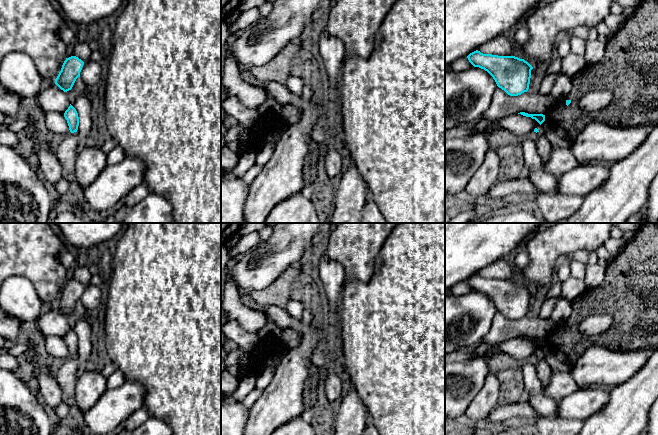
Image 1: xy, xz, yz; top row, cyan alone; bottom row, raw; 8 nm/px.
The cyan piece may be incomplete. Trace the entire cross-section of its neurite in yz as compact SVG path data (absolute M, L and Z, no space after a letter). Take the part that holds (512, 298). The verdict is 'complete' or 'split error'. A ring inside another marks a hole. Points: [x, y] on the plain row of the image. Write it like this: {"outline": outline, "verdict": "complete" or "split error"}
{"outline": "M476 274L467 280L474 291L487 295L497 310L510 320L518 320L529 313L533 291L515 280L483 278Z", "verdict": "complete"}

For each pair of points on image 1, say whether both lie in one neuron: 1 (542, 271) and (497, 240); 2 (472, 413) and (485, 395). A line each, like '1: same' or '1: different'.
1: different
2: same

